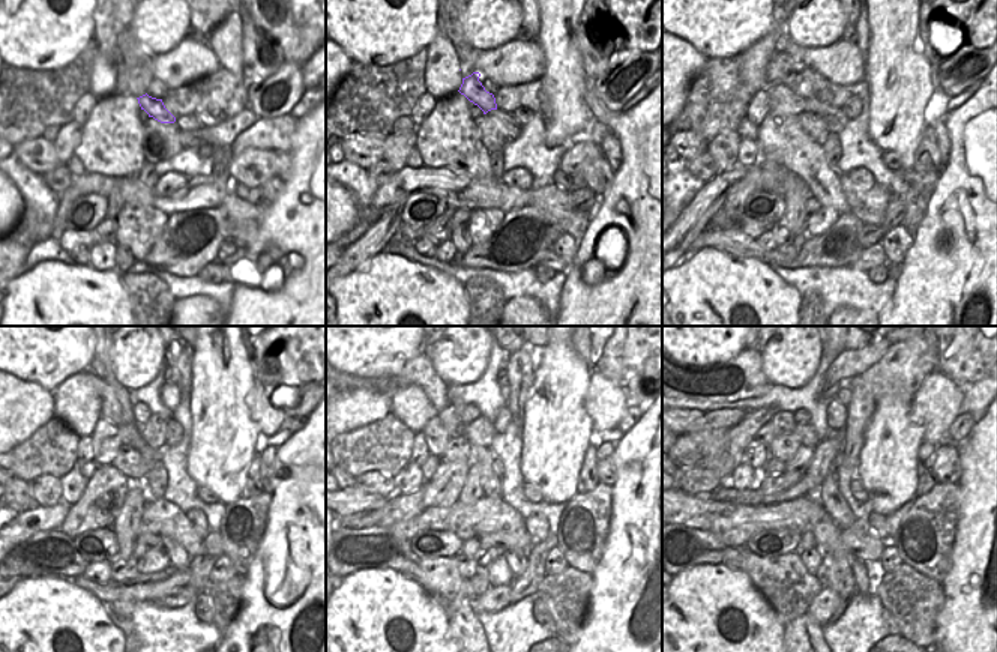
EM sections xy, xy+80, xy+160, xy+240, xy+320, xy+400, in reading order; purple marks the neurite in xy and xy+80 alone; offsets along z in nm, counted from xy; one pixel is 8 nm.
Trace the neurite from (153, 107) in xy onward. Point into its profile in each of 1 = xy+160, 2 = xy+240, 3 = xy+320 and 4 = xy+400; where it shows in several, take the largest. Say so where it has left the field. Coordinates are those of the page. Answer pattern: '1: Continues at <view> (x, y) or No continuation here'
1: Continues at xy+160 (801, 80)
2: Continues at xy+240 (110, 409)
3: Continues at xy+320 (418, 371)
4: Continues at xy+400 (740, 377)

